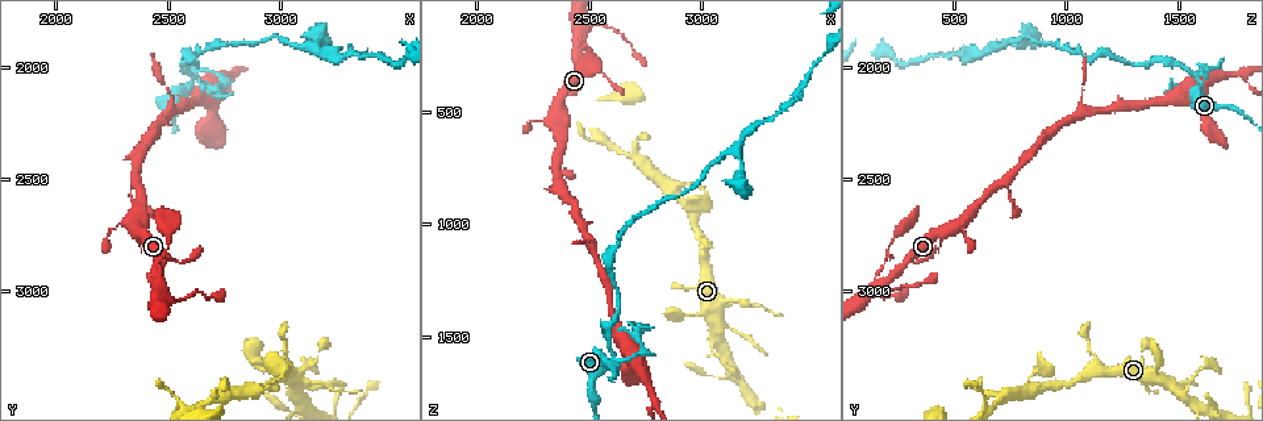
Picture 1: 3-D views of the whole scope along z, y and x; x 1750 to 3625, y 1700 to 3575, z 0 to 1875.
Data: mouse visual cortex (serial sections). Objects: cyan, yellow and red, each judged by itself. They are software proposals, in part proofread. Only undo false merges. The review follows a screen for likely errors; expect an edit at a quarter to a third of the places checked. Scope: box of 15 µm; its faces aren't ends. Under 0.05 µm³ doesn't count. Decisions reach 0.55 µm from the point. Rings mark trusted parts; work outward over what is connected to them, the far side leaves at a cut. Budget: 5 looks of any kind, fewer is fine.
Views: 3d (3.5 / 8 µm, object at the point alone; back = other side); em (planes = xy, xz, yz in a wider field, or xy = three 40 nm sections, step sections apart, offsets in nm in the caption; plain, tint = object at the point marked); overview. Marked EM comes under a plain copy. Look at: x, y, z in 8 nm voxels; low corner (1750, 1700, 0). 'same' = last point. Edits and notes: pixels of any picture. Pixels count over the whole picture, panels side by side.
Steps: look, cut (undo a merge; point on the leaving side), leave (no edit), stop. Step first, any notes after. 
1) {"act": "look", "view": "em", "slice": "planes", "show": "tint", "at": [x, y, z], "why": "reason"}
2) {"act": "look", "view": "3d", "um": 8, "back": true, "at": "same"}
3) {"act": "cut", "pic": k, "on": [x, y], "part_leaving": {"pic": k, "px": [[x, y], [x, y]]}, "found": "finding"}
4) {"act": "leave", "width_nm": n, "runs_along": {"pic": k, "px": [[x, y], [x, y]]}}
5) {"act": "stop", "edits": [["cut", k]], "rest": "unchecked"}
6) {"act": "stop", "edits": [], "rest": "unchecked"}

{"act": "look", "view": "3d", "um": 8, "at": [2620, 2050, 1600], "why": "sharp bend"}

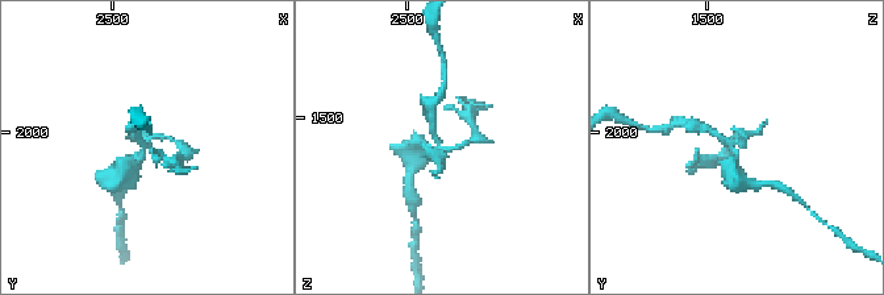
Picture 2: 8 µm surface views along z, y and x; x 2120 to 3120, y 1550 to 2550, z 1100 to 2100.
{"act": "look", "view": "3d", "um": 3.5, "at": [2610, 2040, 1590], "why": "zoom in"}

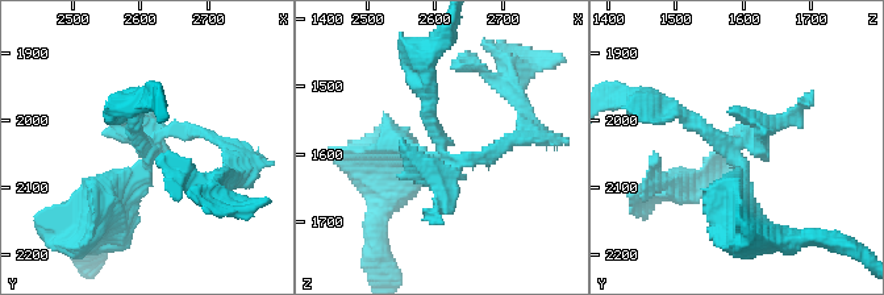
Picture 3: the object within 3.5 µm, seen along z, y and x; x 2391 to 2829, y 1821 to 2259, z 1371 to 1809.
{"act": "look", "view": "em", "slice": "xy", "step": 2, "show": "tint", "at": [2610, 2045, 1585]}

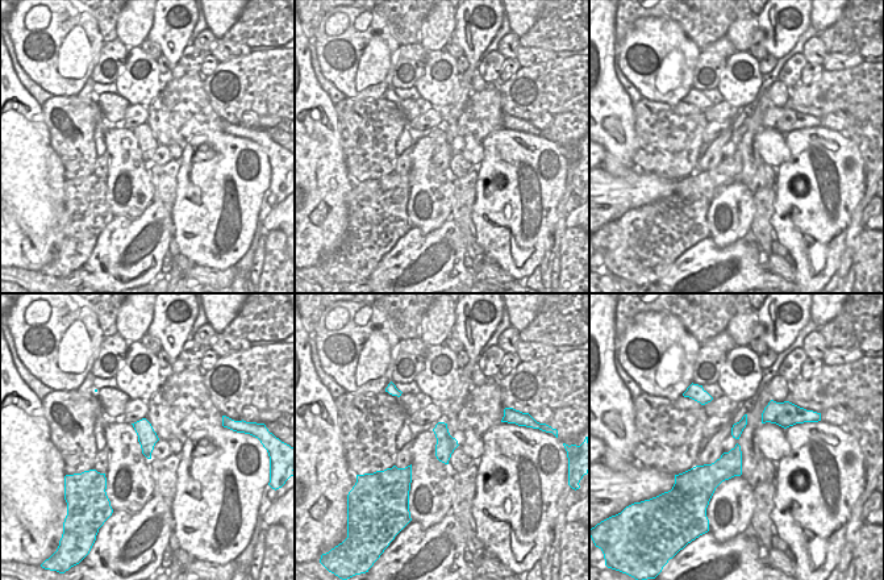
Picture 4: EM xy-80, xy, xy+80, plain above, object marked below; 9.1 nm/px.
{"act": "leave", "runs_along": {"pic": 3, "px": [[734, 211], [734, 150], [667, 106]]}, "found": "all the same cell"}

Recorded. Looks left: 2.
{"act": "look", "view": "3d", "um": 3.5, "at": [3330, 1950, 500], "why": "thin neck"}

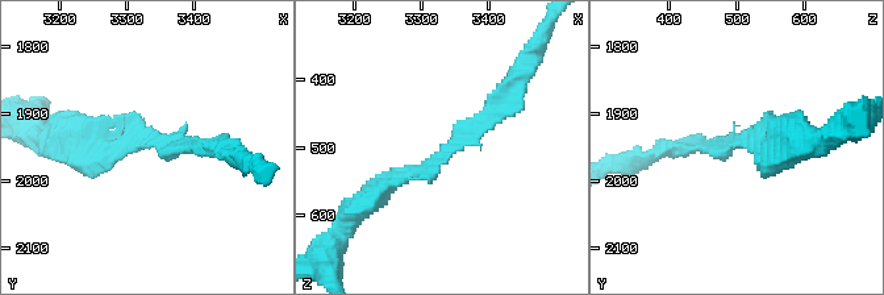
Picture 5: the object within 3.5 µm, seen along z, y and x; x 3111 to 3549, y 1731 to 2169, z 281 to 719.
{"act": "look", "view": "em", "slice": "planes", "show": "tint", "at": [3345, 1940, 505], "arm_widths_nm": [200, 200]}

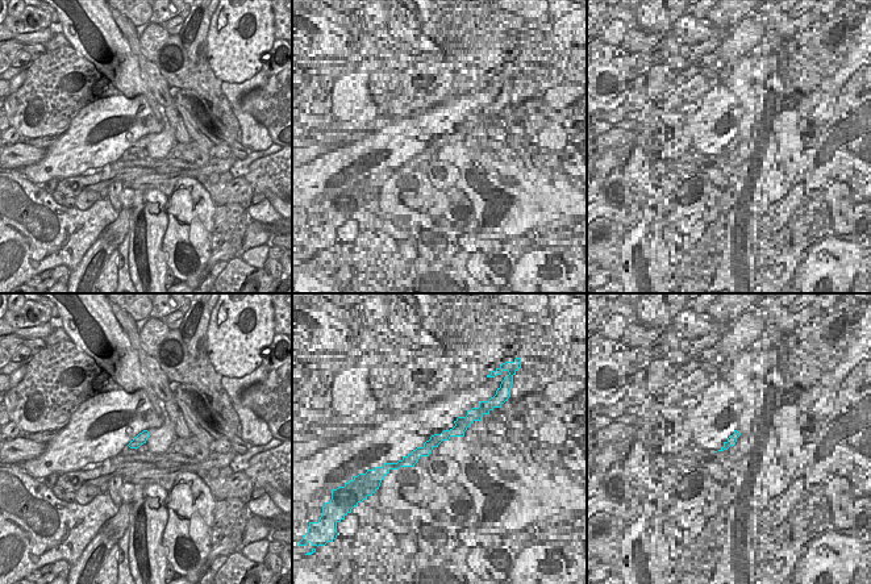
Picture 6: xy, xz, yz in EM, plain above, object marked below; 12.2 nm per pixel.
{"act": "leave", "runs_along": {"pic": 5, "px": [[378, 192], [430, 166], [511, 88]]}, "found": "continuous, no second cell"}

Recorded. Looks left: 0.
{"act": "stop", "edits": [], "rest": "unchecked"}

